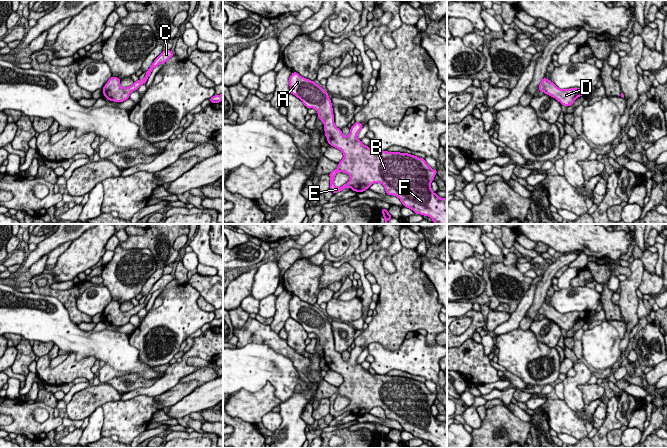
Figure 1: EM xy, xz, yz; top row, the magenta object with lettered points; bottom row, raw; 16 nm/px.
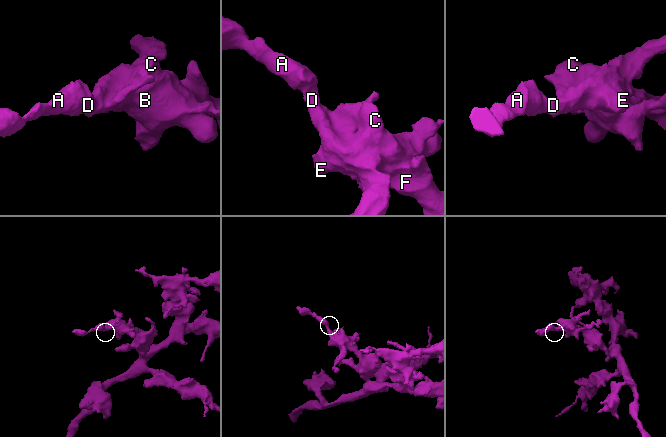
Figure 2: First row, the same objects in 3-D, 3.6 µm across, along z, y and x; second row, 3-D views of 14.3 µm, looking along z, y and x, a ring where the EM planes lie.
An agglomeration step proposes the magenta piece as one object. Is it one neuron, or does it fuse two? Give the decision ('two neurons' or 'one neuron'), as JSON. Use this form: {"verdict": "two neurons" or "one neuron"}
{"verdict": "one neuron"}

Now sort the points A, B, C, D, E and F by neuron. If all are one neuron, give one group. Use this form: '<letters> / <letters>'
A B C D E F

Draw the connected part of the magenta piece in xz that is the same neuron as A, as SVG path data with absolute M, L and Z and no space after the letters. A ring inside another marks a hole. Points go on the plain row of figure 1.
M293 296L290 300L289 310L291 318L299 322L308 333L314 332L318 336L318 341L324 348L325 360L329 369L339 373L344 379L344 382L338 387L338 392L329 397L330 414L334 418L348 411L359 417L369 413L373 407L381 407L385 411L386 418L399 422L404 431L410 432L416 438L430 441L435 448L447 448L447 422L441 422L433 416L431 407L437 395L432 393L425 383L408 377L372 375L357 362L359 355L363 352L362 347L359 346L355 346L350 352L349 359L344 360L341 353L335 350L328 316L297 296ZM338 395L350 400L350 404L341 411L334 409Z

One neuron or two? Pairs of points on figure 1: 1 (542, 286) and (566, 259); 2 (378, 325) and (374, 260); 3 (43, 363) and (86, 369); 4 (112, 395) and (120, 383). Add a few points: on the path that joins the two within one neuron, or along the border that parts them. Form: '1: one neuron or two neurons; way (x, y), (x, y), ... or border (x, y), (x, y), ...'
1: one neuron; way (546, 279), (559, 263)
2: one neuron; way (386, 309), (386, 282), (381, 276)
3: one neuron; way (54, 370), (75, 369)
4: two neurons; border (110, 384), (122, 394)

